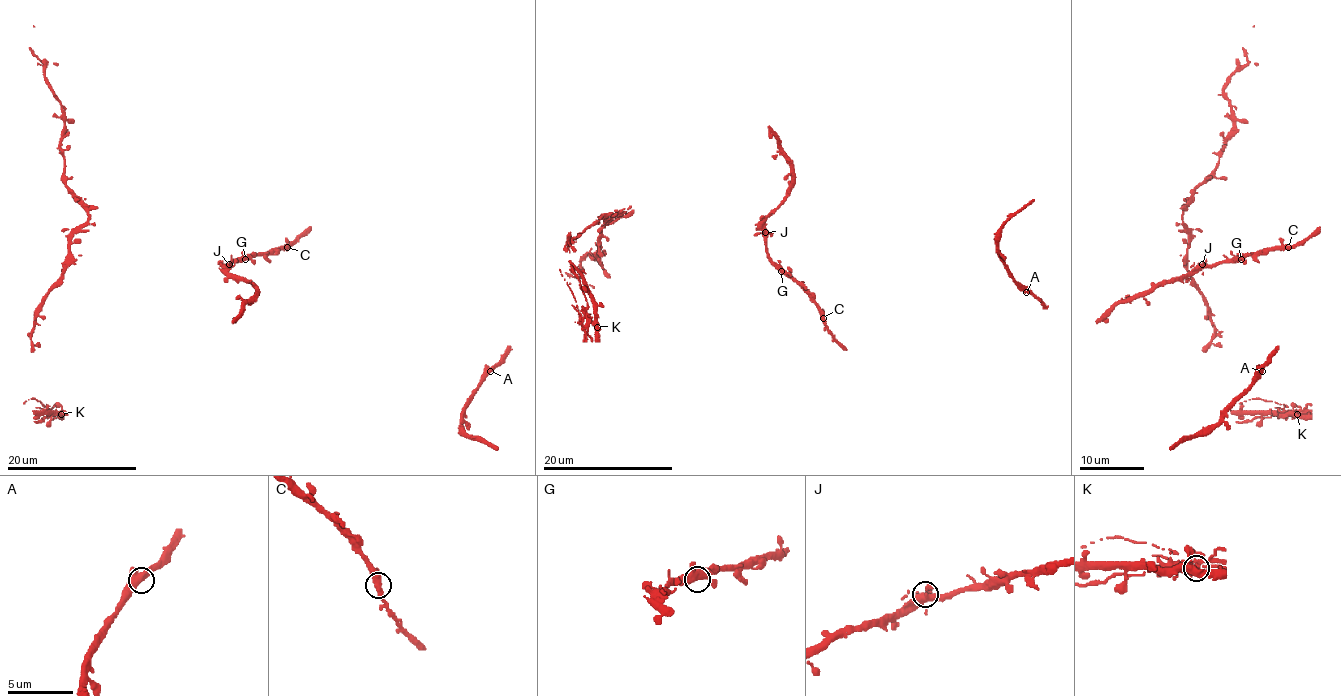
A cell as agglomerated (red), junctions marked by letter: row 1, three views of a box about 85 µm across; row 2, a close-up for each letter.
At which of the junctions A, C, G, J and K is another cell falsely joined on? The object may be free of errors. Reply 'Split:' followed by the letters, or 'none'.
Split: K

